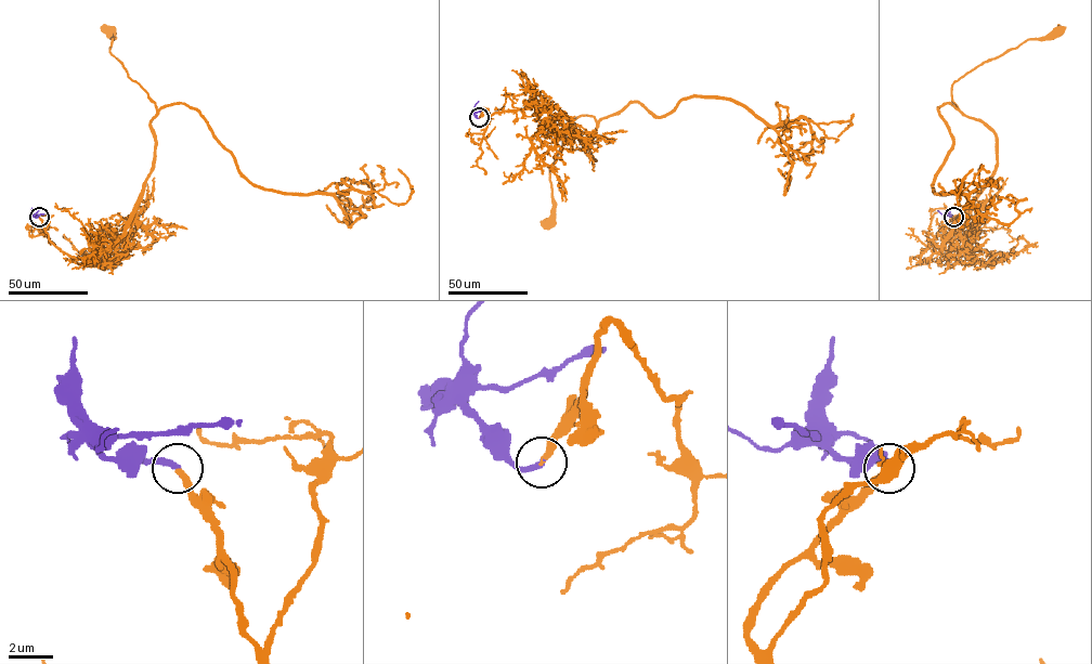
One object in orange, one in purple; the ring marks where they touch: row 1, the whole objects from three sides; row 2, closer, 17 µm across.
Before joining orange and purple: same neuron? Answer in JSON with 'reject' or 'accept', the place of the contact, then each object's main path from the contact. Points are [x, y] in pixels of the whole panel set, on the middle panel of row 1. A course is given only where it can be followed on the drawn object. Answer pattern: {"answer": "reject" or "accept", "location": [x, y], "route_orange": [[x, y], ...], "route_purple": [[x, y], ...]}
{"answer": "accept", "location": [479, 117], "route_orange": [[479, 117], [484, 107], [556, 106], [594, 160], [595, 118], [569, 125], [549, 170], [549, 222]], "route_purple": [[479, 117], [473, 108], [479, 101]]}

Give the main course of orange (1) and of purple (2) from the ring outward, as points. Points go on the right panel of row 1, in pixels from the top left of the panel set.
1: (953, 217), (946, 259), (943, 241), (995, 168), (997, 135), (960, 111), (951, 85), (1058, 30)
2: (953, 217), (937, 210)

